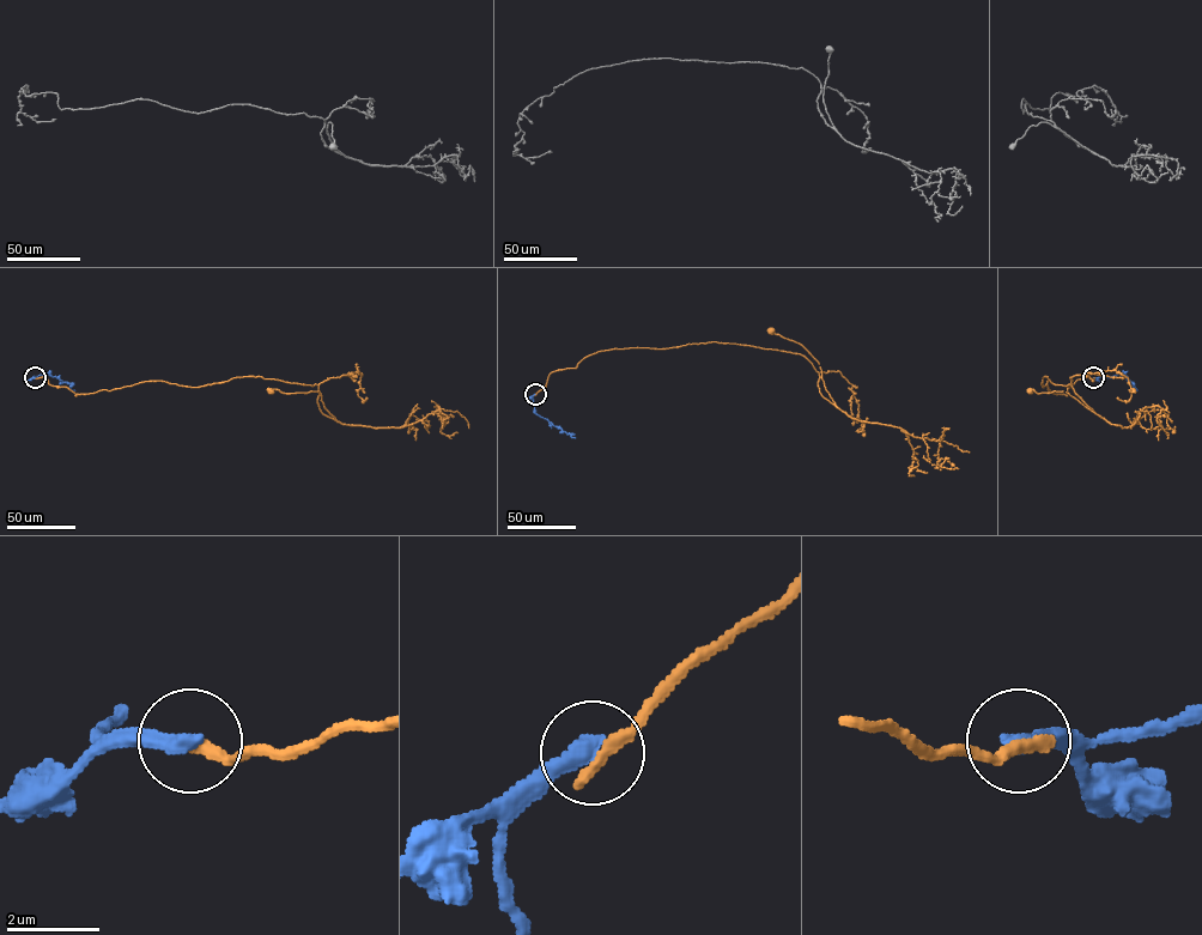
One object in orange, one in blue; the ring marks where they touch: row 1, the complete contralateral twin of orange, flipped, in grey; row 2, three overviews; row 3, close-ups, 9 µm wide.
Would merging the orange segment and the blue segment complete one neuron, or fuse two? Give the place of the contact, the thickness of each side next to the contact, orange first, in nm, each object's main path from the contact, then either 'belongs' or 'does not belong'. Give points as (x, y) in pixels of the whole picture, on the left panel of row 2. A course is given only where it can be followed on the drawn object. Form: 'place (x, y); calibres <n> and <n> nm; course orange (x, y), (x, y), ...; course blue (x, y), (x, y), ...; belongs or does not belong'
place (35, 377); calibres 340 and 420 nm; course orange (35, 377), (76, 395), (260, 376), (316, 384), (319, 410), (335, 419), (319, 392), (271, 389); course blue (35, 377), (48, 374), (71, 383), (74, 390); does not belong

